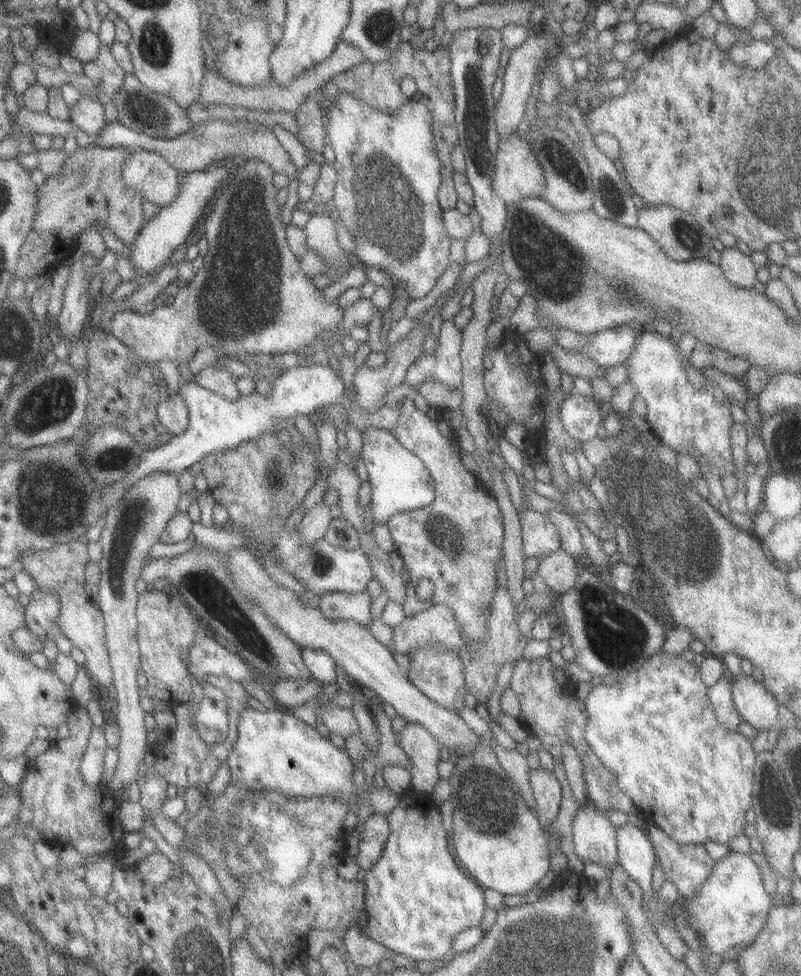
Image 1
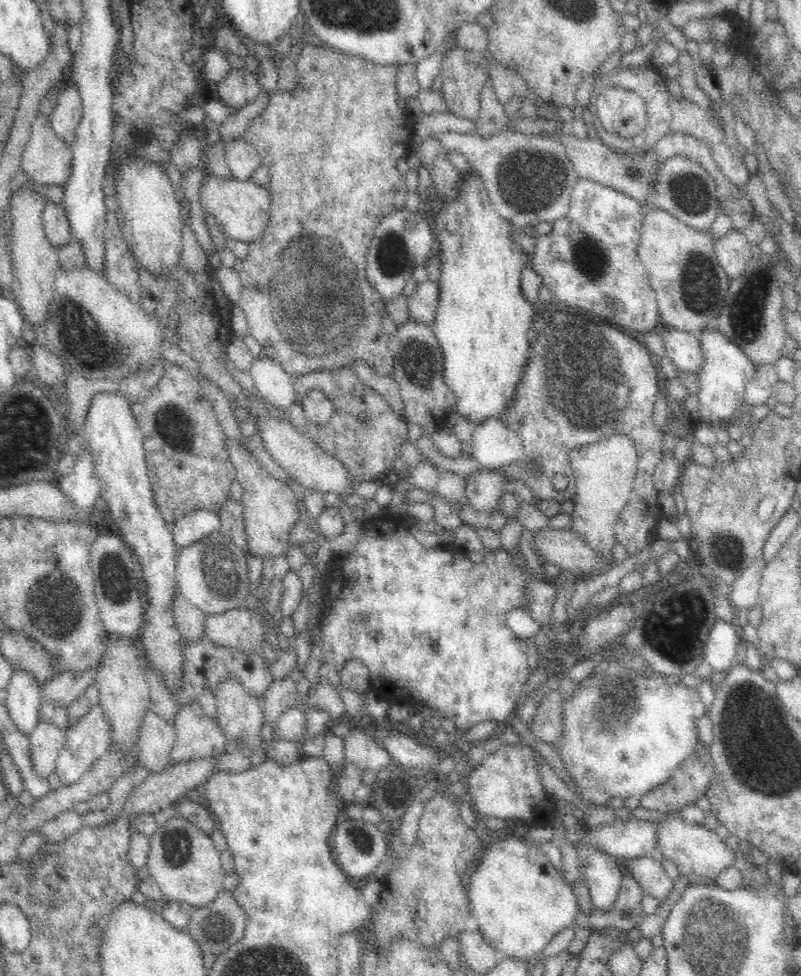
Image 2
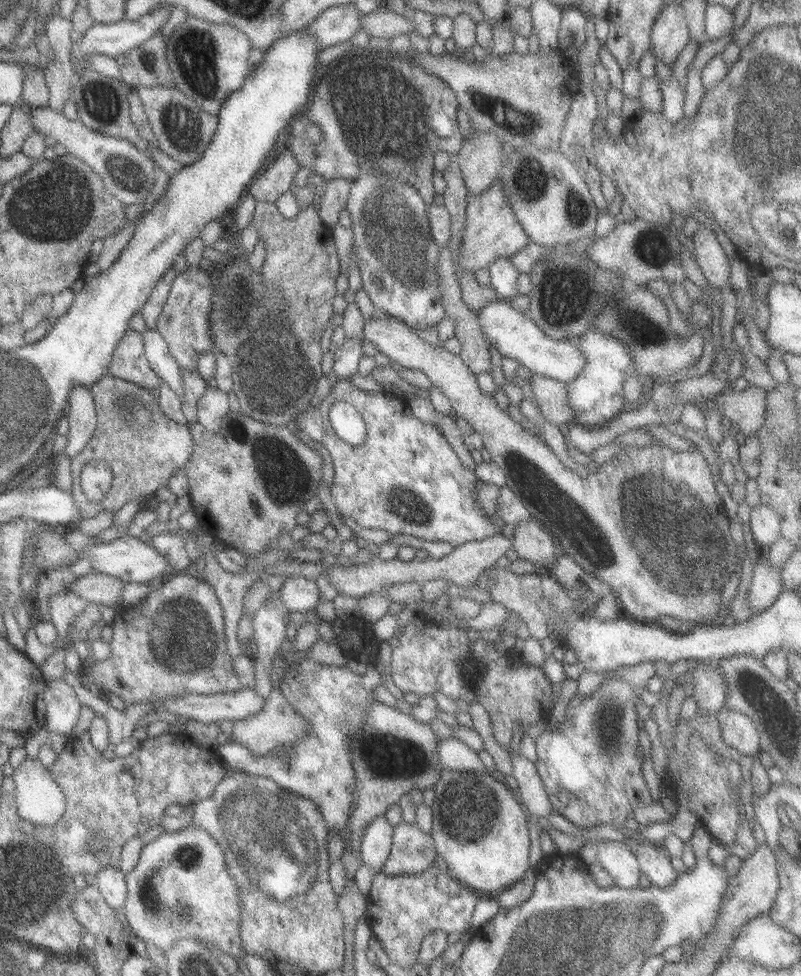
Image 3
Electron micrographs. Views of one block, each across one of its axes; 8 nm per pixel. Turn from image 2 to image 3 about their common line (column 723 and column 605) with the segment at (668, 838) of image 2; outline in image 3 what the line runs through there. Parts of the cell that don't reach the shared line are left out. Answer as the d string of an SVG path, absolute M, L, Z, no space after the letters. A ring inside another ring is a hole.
M597 841L593 845L583 845L577 857L587 867L599 865L611 877L613 885L621 889L638 887L638 862L630 849L616 841Z

